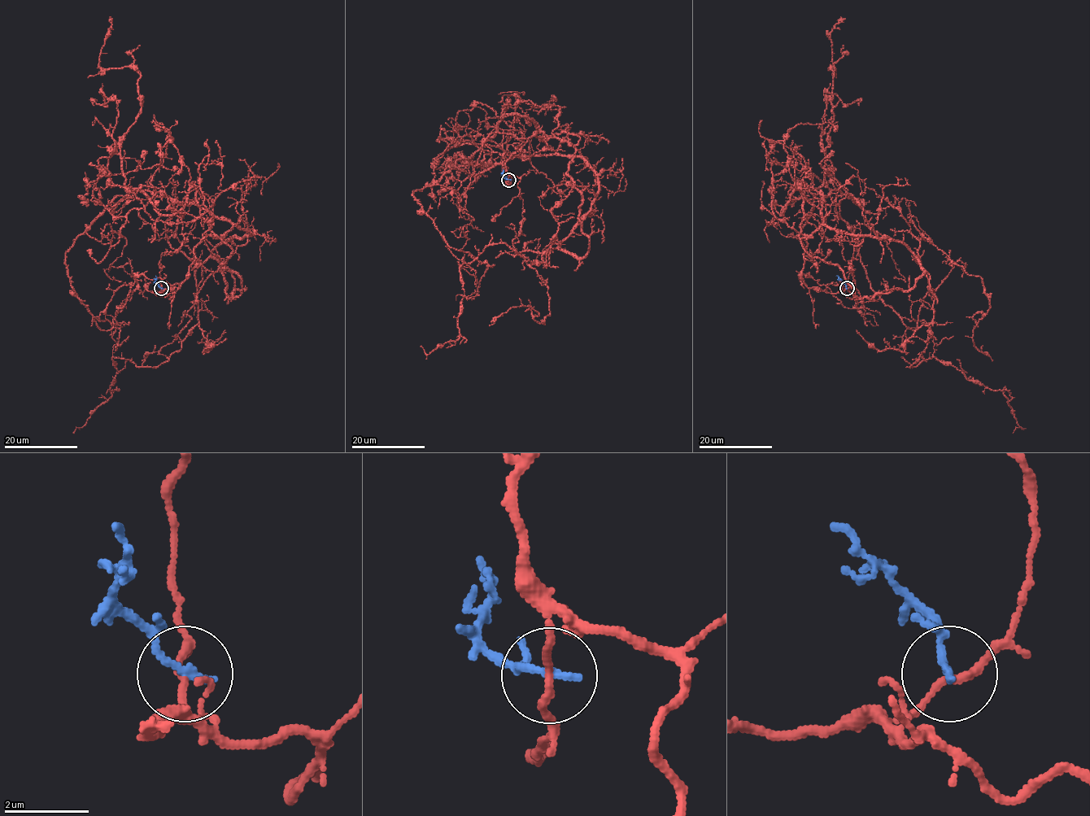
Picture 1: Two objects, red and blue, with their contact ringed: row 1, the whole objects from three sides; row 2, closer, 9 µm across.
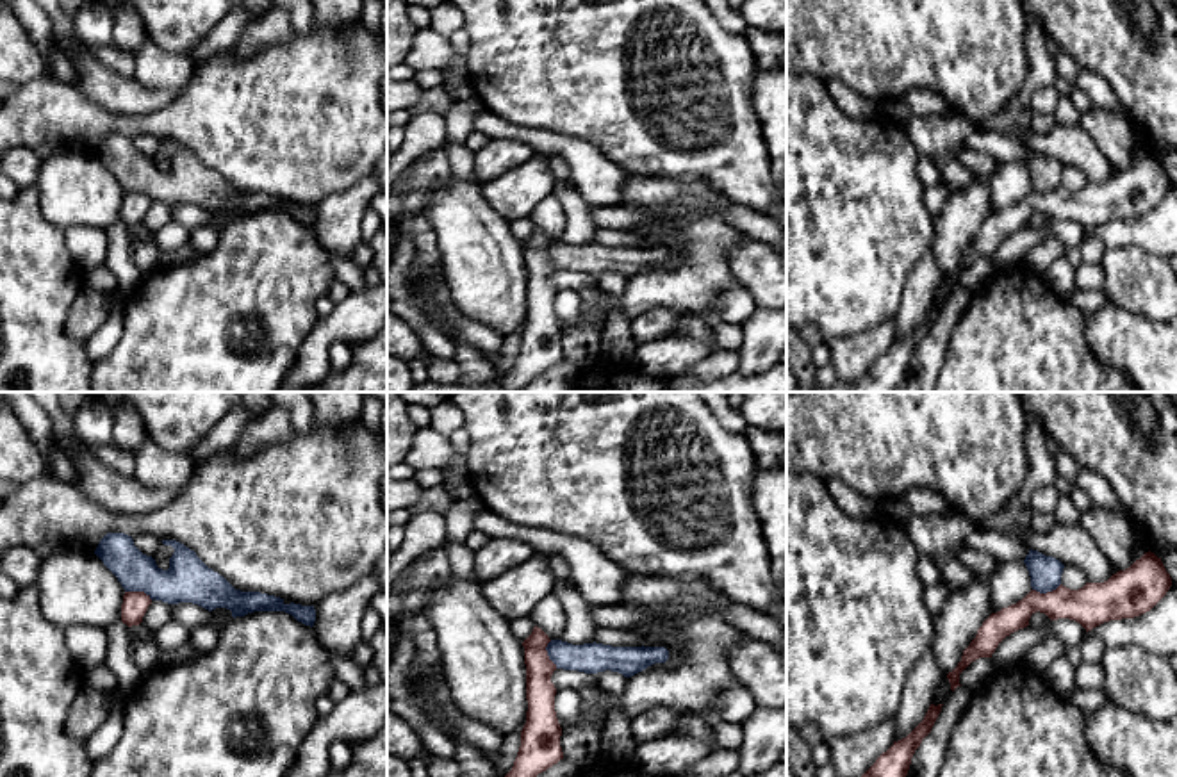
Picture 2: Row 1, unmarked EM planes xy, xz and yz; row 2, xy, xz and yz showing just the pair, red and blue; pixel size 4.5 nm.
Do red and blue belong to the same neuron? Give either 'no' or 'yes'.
no

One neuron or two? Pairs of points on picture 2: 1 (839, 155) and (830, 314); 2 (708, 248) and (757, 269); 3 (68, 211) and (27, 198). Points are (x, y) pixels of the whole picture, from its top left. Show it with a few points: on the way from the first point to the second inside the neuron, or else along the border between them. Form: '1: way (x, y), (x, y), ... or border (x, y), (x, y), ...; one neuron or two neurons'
1: way (835, 195), (831, 207), (831, 275); one neuron
2: border (746, 237), (730, 255), (733, 277); two neurons
3: border (34, 186), (40, 196), (40, 212), (63, 232); two neurons

